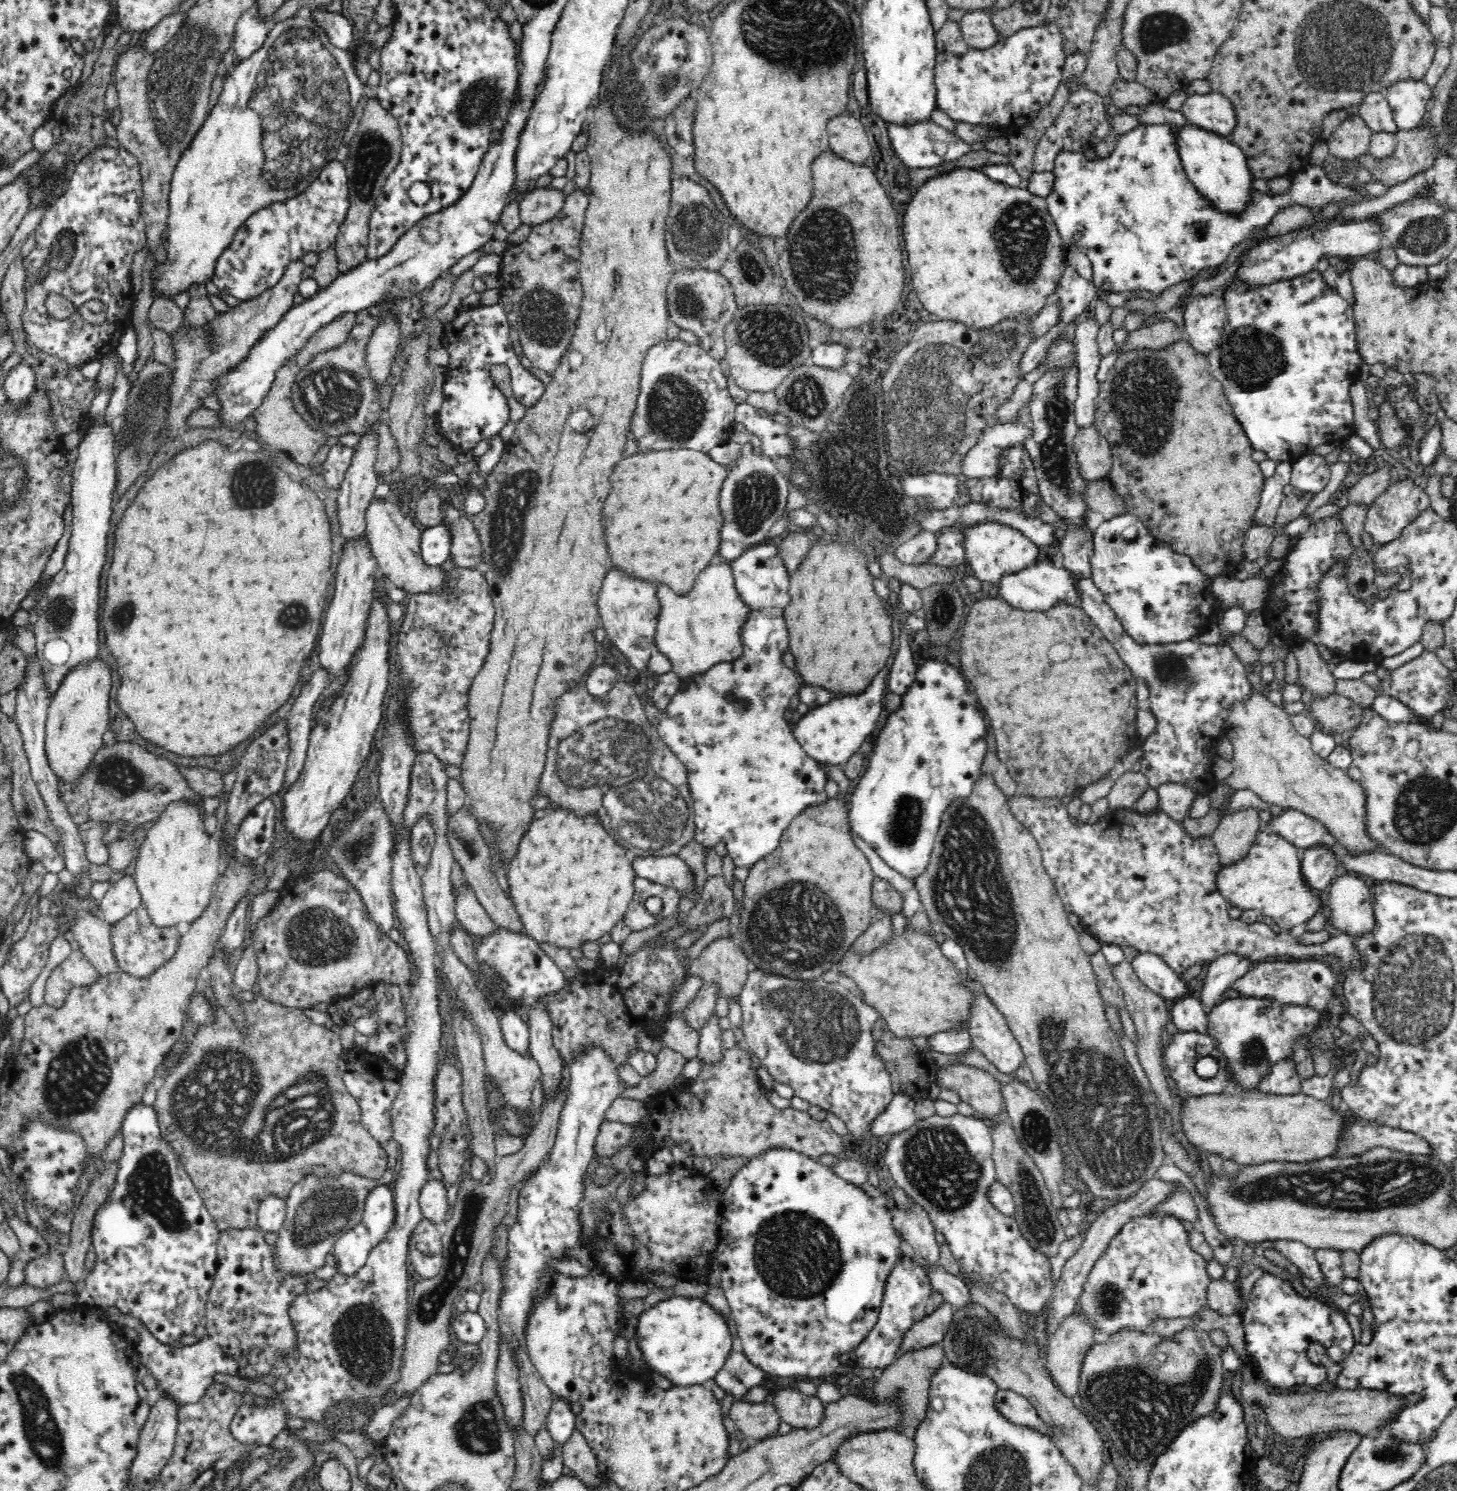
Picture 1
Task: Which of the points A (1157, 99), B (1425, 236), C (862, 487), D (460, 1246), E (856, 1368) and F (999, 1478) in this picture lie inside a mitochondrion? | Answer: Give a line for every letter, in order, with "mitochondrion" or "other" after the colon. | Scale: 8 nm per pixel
A: other
B: mitochondrion
C: other
D: mitochondrion
E: other
F: mitochondrion

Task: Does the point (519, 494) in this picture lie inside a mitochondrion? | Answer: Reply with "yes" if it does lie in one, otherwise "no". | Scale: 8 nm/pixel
yes

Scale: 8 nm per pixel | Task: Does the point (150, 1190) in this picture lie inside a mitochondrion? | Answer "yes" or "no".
yes

